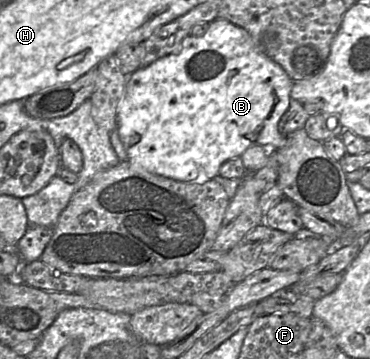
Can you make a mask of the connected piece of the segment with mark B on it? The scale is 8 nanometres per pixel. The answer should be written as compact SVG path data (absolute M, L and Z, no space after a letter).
M214 19L200 37L187 35L177 53L127 76L118 104L116 130L127 161L148 172L182 182L205 183L218 175L225 161L240 157L250 146L261 145L274 151L287 143L287 136L279 132L278 126L289 107L294 82L257 48L244 29L225 19Z

